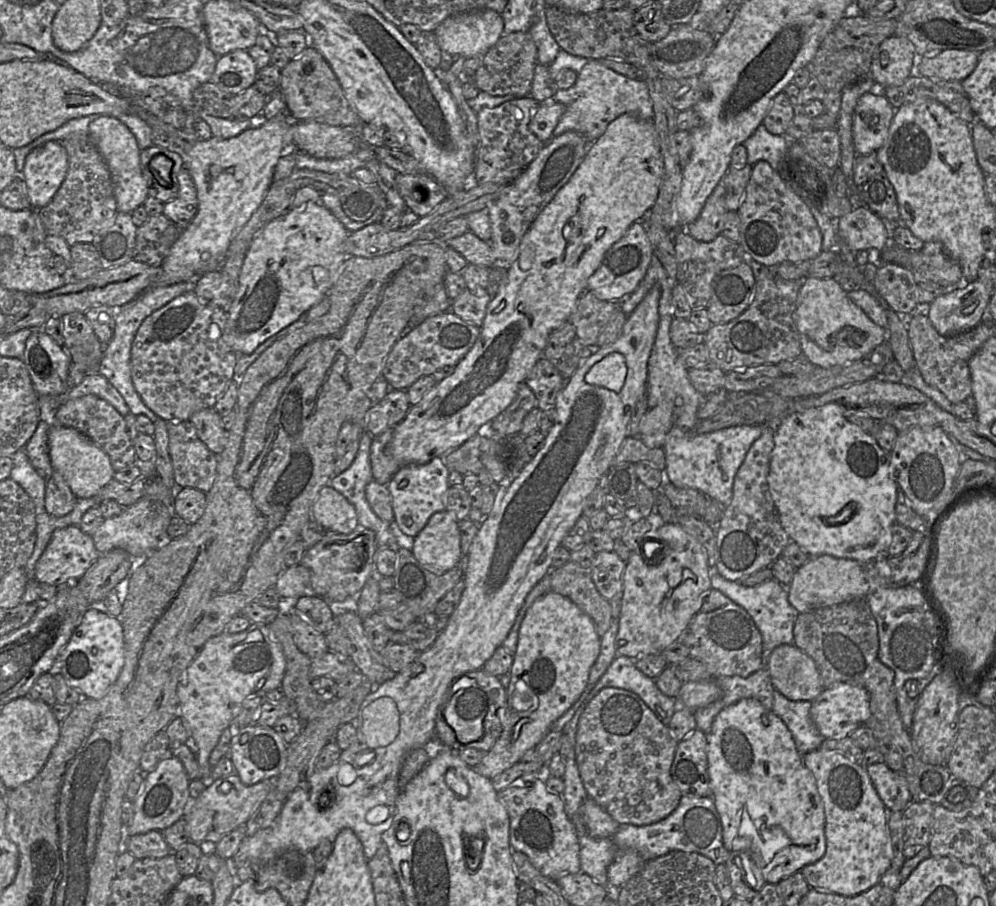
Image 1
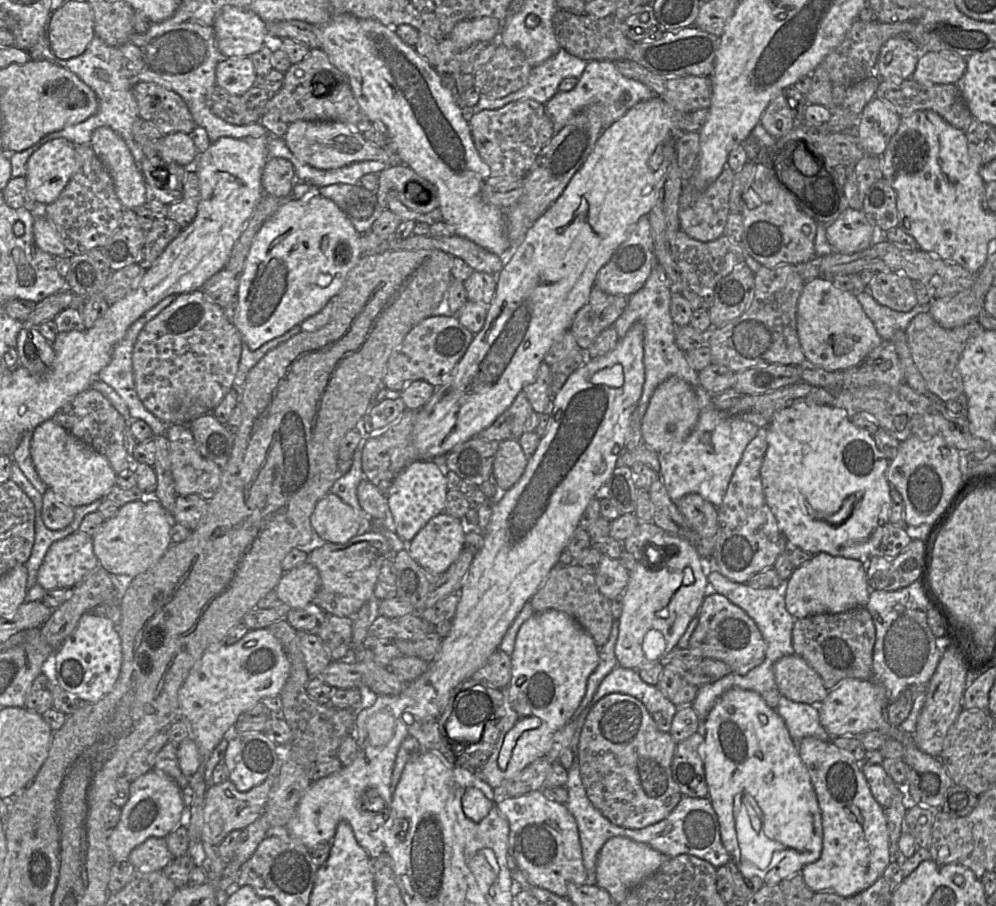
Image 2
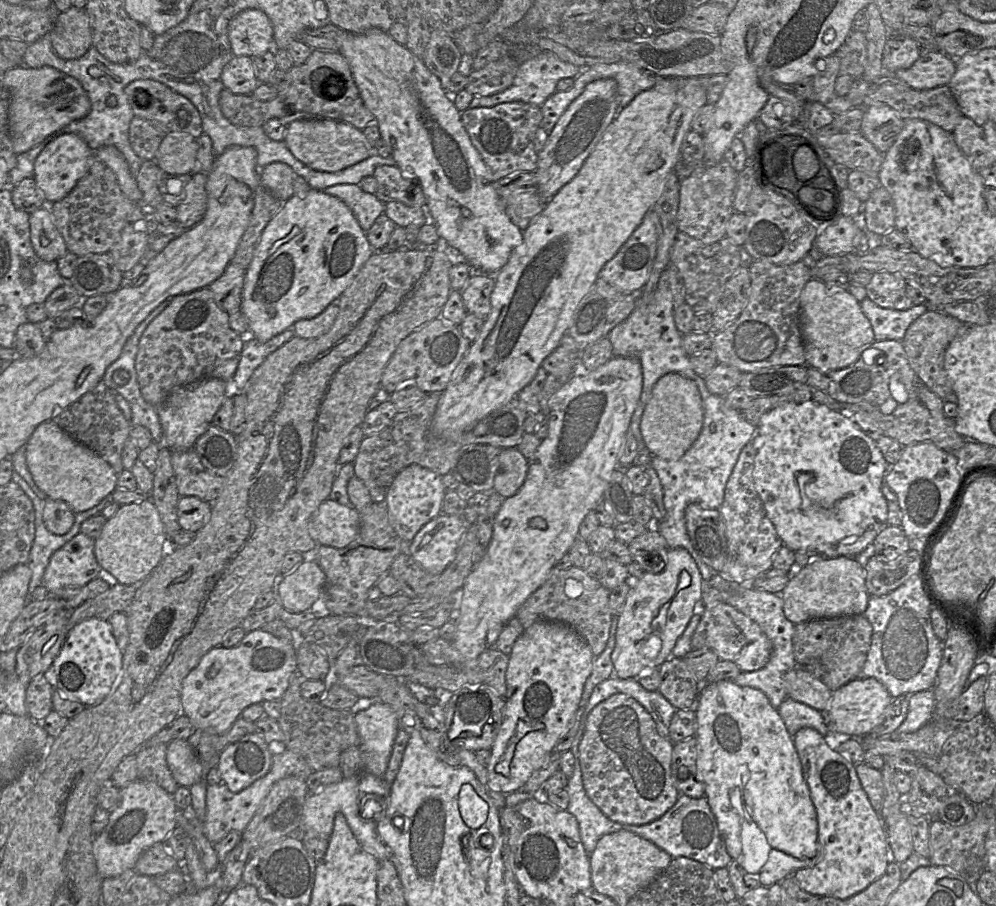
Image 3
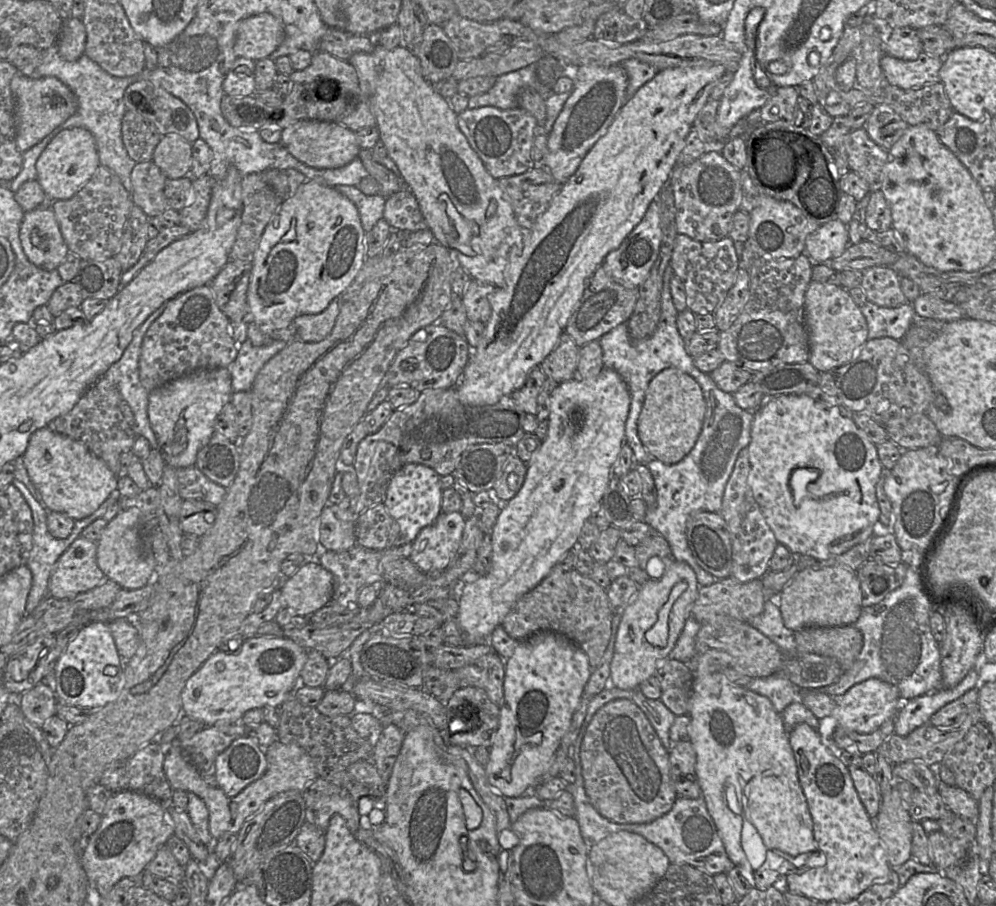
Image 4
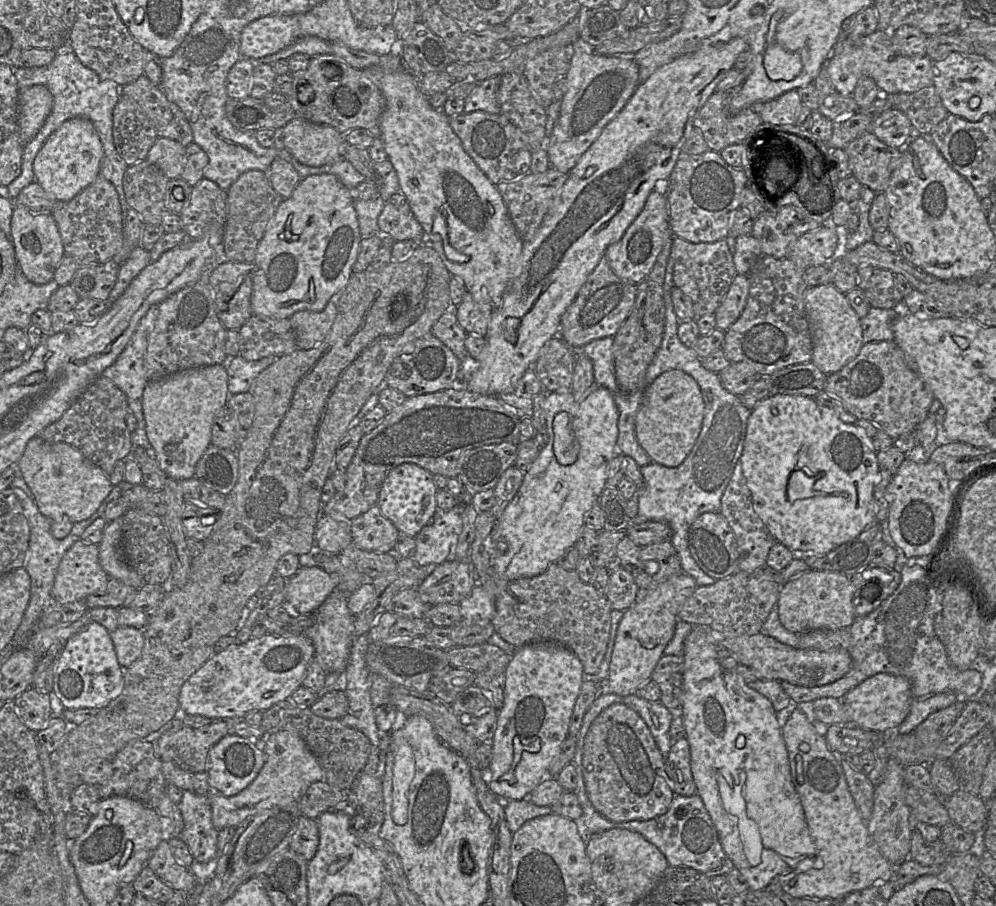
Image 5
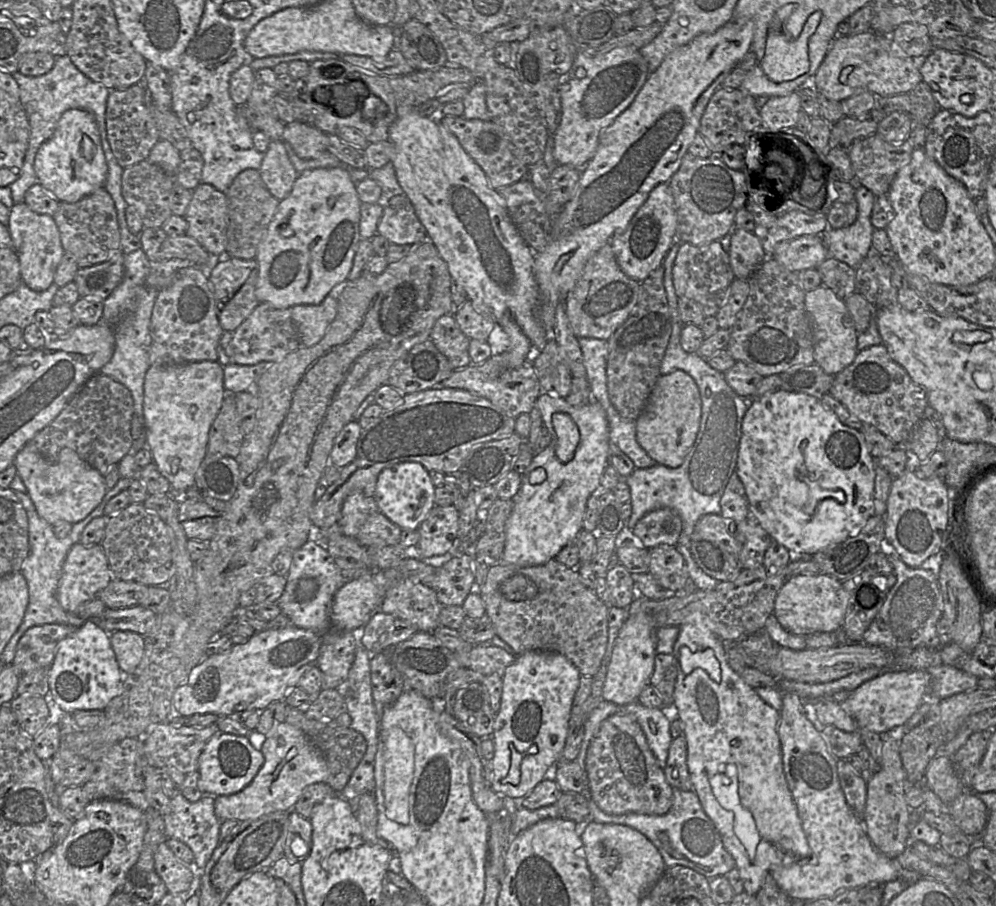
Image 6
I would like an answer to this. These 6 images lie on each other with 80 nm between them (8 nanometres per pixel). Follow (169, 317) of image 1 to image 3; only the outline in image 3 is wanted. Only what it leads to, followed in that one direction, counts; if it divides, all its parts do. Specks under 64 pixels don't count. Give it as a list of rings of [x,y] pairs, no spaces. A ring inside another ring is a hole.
[[[208,287],[173,297],[140,337],[135,368],[142,397],[158,408],[176,387],[204,378],[230,382],[244,337],[231,329],[229,314],[216,305]]]

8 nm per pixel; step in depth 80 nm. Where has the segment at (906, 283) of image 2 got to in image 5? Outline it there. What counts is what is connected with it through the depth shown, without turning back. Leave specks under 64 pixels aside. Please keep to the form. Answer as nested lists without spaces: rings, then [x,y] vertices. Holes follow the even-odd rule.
[[[872,266],[858,268],[857,287],[863,291],[871,307],[891,309],[903,303],[904,296],[897,289],[895,275],[890,270]]]

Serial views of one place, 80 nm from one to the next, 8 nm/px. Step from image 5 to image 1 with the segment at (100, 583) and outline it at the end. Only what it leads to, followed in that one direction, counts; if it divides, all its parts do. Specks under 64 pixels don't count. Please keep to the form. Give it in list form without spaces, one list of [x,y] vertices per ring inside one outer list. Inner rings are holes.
[[[71,525],[56,529],[35,565],[34,578],[41,583],[63,587],[77,582],[100,553],[94,546],[92,536],[84,533],[79,526]]]

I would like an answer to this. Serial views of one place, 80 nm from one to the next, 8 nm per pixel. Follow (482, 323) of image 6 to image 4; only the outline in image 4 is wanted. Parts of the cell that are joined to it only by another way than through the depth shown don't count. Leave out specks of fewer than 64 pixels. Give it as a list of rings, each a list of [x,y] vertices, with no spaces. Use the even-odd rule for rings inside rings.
[[[471,278],[462,296],[469,321],[479,321],[486,325],[492,313],[489,296],[495,289],[496,287],[493,284]]]

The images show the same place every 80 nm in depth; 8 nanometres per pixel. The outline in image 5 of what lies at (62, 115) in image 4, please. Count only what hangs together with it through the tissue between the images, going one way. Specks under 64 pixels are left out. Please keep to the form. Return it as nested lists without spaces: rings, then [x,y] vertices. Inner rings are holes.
[[[34,85],[21,88],[19,94],[19,135],[23,144],[31,141],[43,126],[53,105],[47,87]]]

